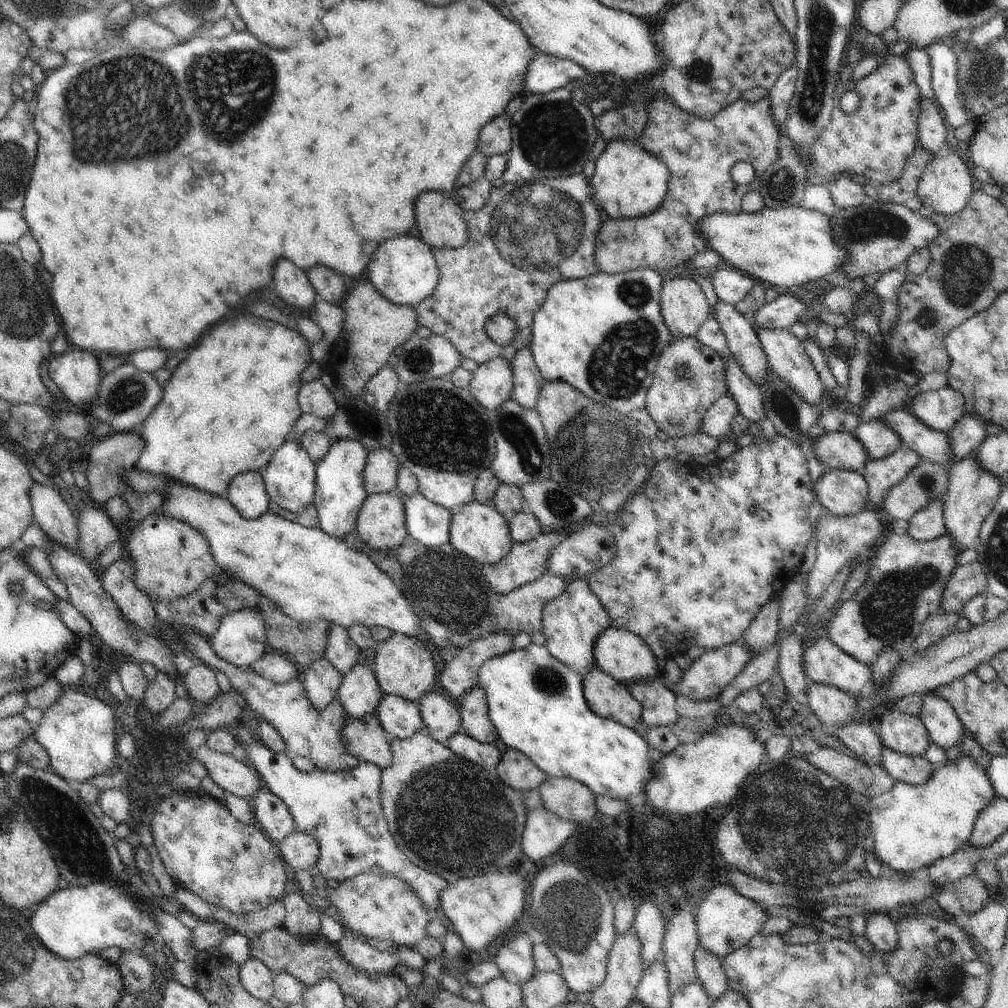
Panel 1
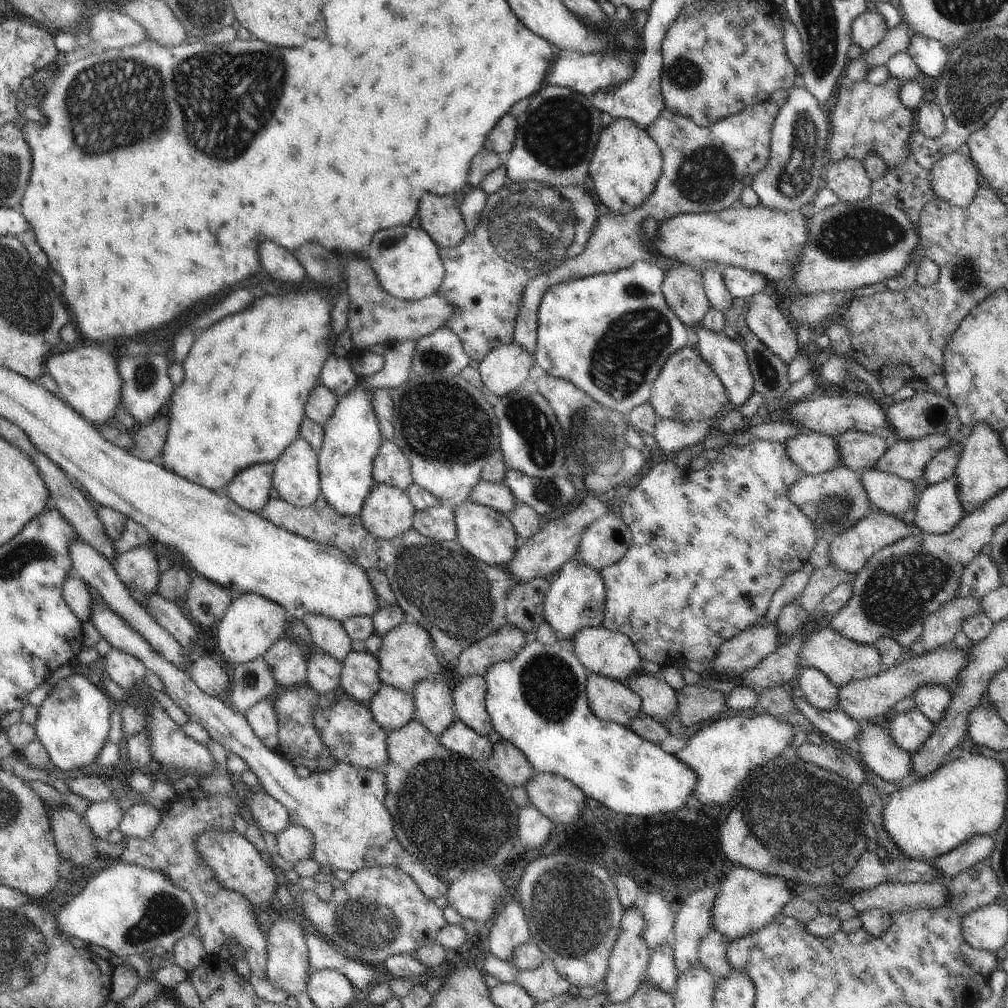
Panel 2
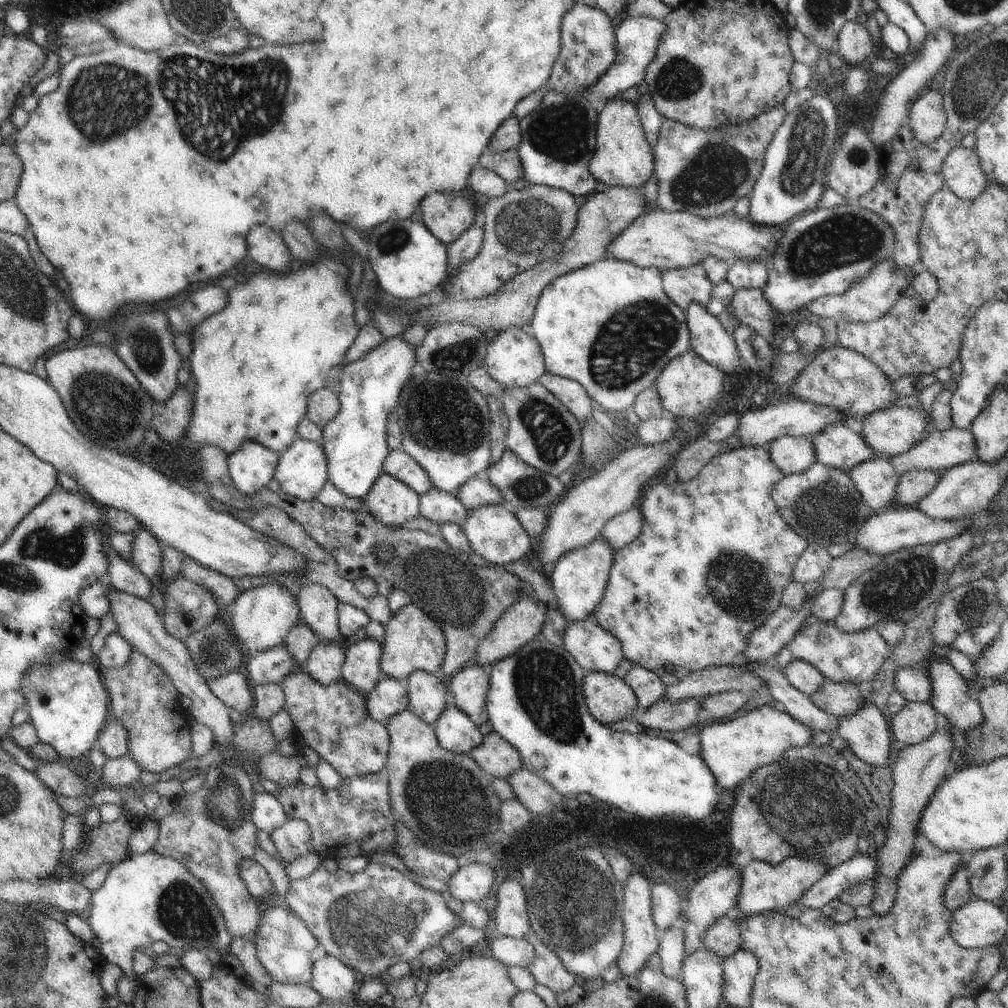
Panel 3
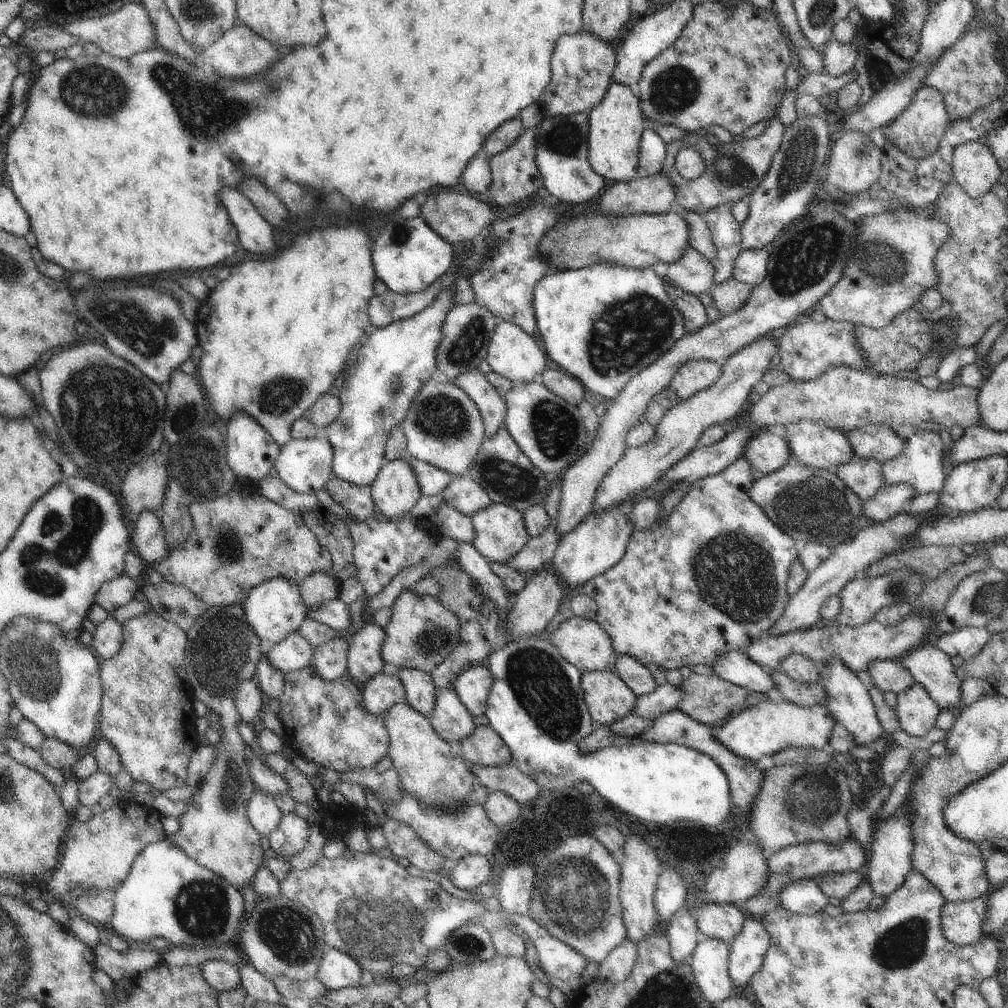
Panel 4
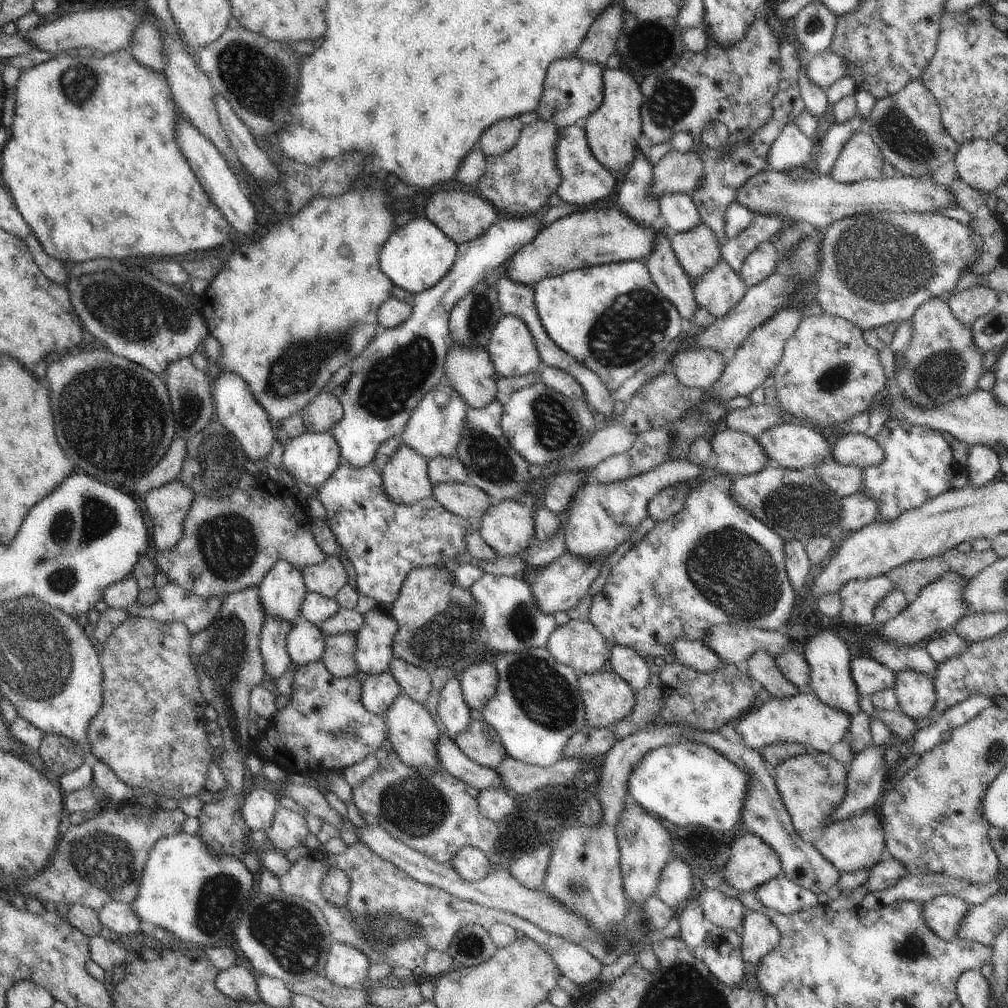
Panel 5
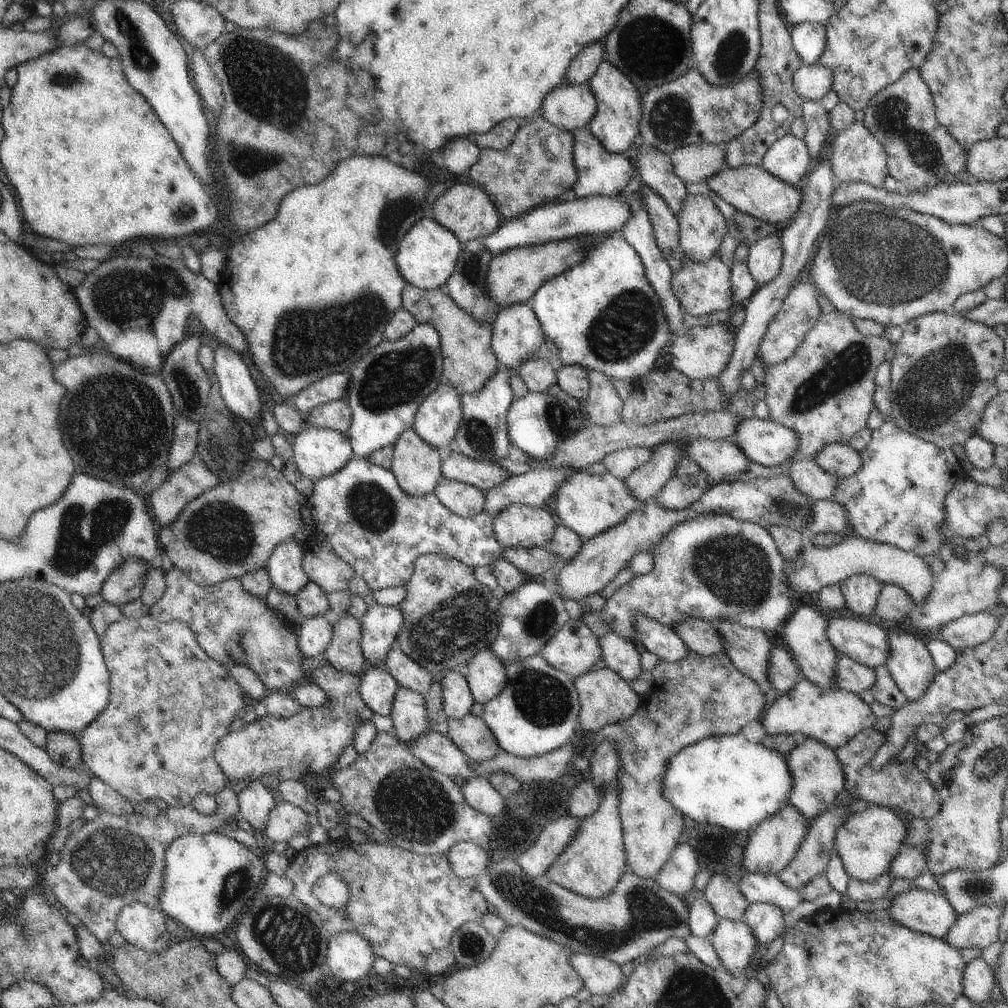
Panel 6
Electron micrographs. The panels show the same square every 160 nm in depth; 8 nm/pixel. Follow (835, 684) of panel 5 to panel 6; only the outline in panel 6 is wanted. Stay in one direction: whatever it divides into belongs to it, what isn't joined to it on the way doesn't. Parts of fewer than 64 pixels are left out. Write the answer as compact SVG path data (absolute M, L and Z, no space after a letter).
M802 605L792 614L792 618L787 620L785 627L779 631L805 678L822 688L834 687L836 689L833 672L838 652L831 646L826 636L828 623L829 620L826 620L826 616L822 615L820 610Z

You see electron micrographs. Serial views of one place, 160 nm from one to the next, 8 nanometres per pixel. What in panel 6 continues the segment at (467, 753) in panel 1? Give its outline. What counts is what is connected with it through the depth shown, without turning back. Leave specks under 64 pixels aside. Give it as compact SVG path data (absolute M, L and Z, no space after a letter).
M447 671L441 678L443 707L450 719L459 719L470 713L473 699L464 671Z

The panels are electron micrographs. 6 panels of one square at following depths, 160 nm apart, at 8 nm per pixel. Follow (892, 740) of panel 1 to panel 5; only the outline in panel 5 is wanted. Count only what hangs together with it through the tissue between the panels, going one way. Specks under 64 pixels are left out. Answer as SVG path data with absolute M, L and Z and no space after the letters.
M916 670L896 673L895 691L898 708L908 718L916 721L919 718L933 717L936 704L936 690L933 678Z

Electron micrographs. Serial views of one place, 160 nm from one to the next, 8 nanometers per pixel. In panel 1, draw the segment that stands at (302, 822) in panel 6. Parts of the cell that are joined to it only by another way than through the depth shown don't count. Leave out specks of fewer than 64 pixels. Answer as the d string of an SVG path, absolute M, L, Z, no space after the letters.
M296 829L278 844L281 857L294 870L309 870L316 864L320 851L318 841L311 835Z

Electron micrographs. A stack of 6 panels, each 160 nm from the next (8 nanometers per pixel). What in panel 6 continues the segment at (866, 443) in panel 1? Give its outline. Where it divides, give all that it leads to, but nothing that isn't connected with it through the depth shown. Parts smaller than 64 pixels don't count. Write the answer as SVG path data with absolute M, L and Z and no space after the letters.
M768 419L743 420L728 440L739 446L750 462L764 466L786 462L790 456L801 457L797 452L797 433Z

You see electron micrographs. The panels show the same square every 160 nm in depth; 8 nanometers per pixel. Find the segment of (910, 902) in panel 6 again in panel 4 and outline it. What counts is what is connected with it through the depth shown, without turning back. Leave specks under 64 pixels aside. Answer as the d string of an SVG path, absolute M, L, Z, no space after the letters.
M986 897L960 902L946 901L946 904L942 906L942 933L953 944L976 945L986 937L986 934L982 932L984 930L984 922L988 918L986 914L988 914Z

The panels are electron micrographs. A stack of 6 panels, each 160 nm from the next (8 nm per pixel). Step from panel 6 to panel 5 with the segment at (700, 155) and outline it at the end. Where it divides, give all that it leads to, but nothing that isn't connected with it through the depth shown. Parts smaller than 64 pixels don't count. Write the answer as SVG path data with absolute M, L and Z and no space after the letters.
M696 145L685 154L671 151L653 168L650 196L660 202L664 194L691 195L698 189L702 176L705 176L705 167Z

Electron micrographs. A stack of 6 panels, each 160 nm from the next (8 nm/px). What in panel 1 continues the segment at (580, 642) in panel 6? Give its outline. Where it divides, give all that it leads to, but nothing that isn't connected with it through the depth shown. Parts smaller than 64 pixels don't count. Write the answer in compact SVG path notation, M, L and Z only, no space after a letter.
M608 627L594 641L594 662L598 668L615 678L619 683L631 685L638 681L652 680L661 675L651 648L637 634L626 629Z

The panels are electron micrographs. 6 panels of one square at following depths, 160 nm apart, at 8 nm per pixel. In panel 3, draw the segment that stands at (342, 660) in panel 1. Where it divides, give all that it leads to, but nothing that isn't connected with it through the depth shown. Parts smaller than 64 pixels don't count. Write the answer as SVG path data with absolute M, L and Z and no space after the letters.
M313 583L299 588L295 595L300 608L300 622L310 626L321 642L342 641L344 637L338 629L339 601L330 590Z

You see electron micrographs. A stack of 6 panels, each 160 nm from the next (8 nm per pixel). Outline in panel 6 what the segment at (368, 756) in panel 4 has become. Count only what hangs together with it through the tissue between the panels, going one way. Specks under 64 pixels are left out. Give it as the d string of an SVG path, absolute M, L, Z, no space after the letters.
M332 665L320 667L309 675L312 682L330 697L326 707L305 707L300 714L287 719L267 712L243 729L227 734L216 745L216 762L232 783L260 780L268 774L280 781L324 774L342 754L345 746L353 743L356 723L371 721L374 717L373 710L366 706L359 693L361 677L336 670Z

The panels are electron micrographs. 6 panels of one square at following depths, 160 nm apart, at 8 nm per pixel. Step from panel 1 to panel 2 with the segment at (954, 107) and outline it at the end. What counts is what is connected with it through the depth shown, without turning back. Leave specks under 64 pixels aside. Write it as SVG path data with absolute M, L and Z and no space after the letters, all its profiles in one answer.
M914 33L905 51L916 62L921 72L939 80L949 57L949 50L941 42Z

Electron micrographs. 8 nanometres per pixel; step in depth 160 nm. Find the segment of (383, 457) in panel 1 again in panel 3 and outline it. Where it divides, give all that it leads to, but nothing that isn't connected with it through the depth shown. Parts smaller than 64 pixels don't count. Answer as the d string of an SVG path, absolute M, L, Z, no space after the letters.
M401 448L388 452L388 456L382 464L383 472L394 476L402 484L410 486L418 495L426 494L434 488L434 484L430 482L430 476L426 474L426 470L419 466L414 458L410 457L410 454L407 454Z

